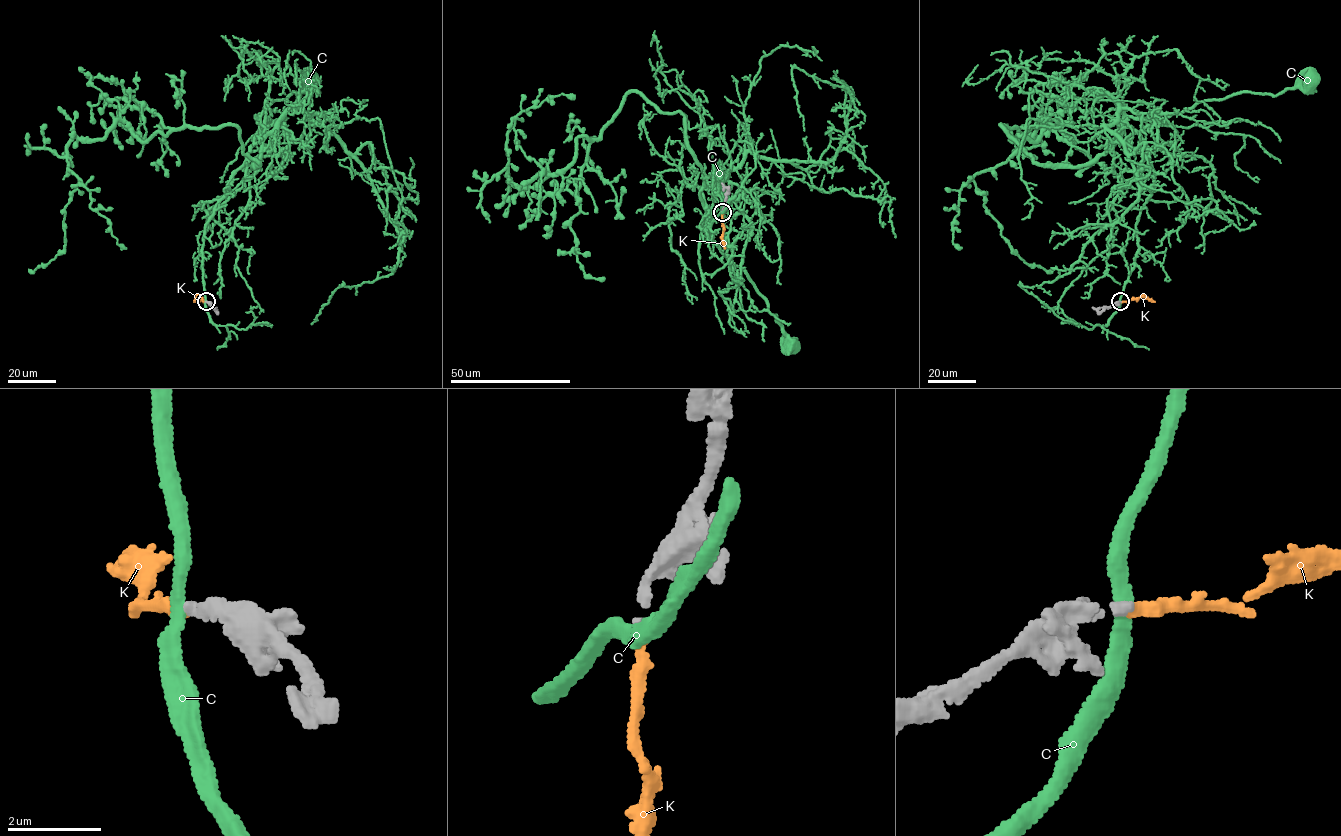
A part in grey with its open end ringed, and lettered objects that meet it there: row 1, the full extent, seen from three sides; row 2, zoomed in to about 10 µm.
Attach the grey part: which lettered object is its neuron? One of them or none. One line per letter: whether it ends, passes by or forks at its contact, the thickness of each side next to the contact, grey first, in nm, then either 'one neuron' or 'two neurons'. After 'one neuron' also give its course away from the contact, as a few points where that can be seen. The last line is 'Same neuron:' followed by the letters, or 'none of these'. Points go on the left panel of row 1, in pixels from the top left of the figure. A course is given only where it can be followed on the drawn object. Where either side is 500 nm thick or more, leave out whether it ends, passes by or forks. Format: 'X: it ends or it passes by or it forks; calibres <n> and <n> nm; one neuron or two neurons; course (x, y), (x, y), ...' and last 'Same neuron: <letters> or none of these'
C: it passes by; calibres 200 and 280 nm; two neurons
K: it ends; calibres 200 and 240 nm; two neurons
Same neuron: none of these

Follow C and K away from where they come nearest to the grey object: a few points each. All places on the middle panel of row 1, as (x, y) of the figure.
C: (722, 212), (705, 230), (696, 226), (707, 234), (707, 213), (712, 239), (746, 274), (797, 347), (792, 345)
K: (722, 213), (725, 248)

